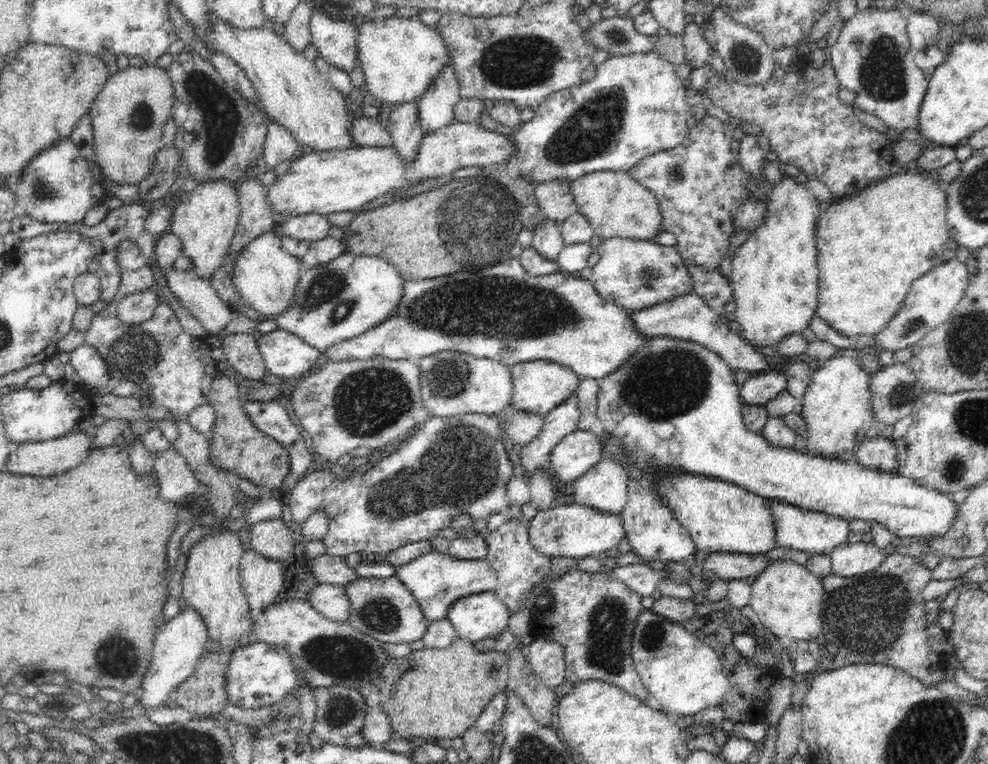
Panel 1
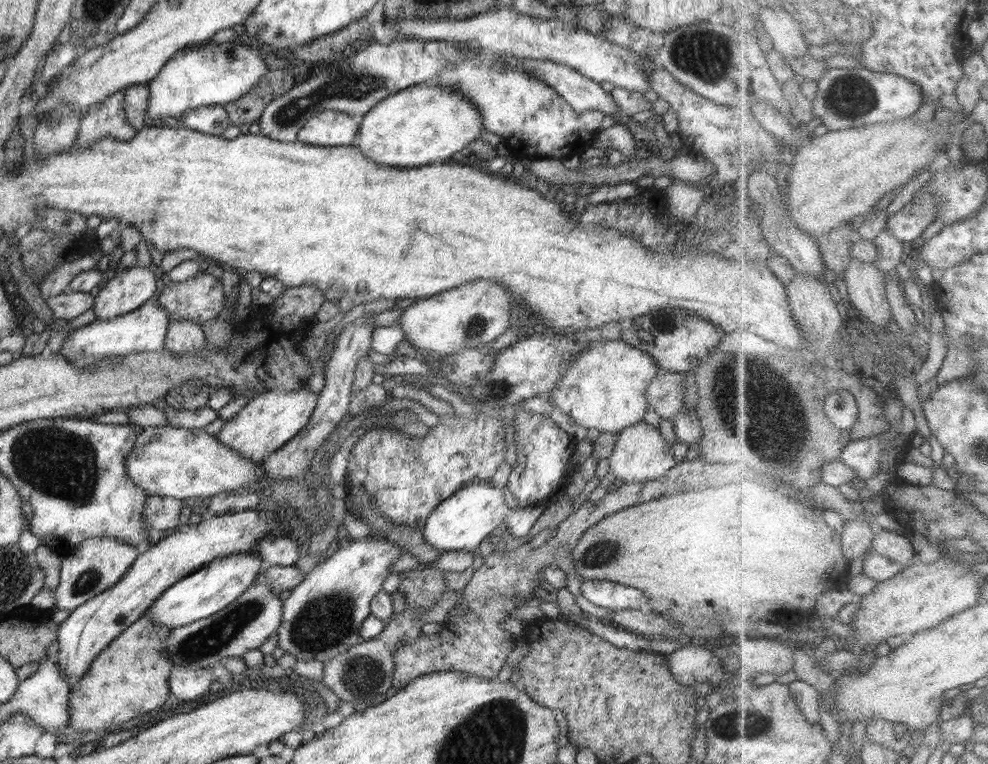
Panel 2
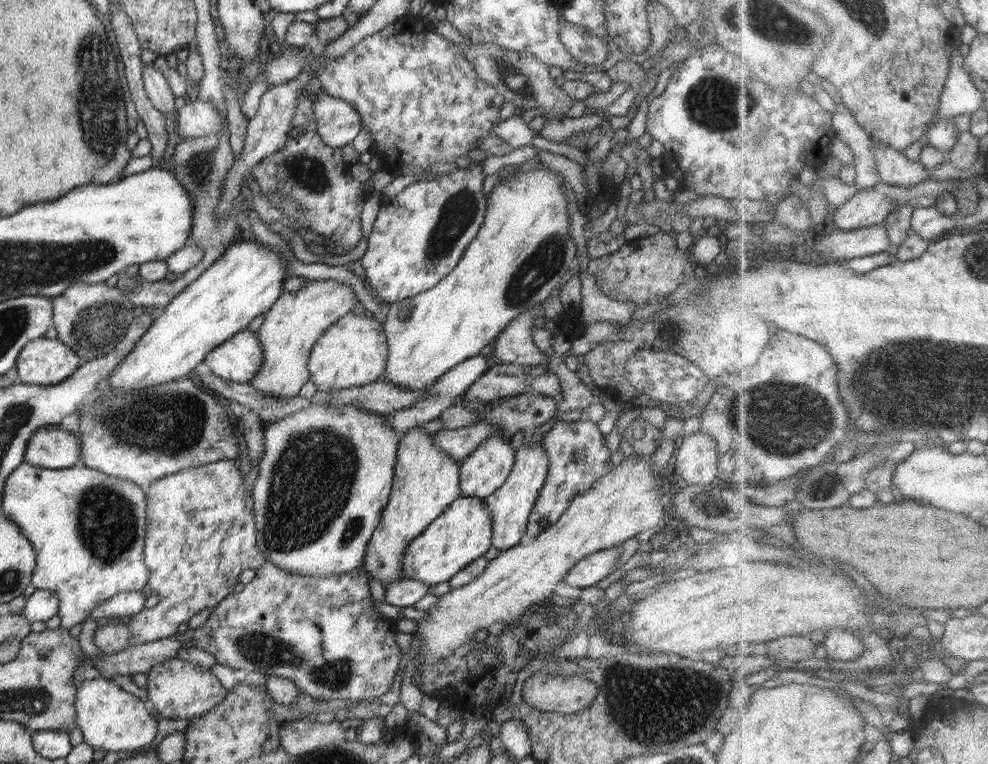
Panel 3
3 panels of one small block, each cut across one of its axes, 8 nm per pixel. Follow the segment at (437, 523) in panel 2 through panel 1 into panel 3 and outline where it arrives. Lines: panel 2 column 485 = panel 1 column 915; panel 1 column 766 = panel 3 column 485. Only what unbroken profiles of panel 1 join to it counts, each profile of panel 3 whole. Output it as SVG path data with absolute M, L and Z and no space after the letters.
M489 436L486 442L461 461L460 488L462 496L485 499L508 478L514 467L515 451L510 440Z

